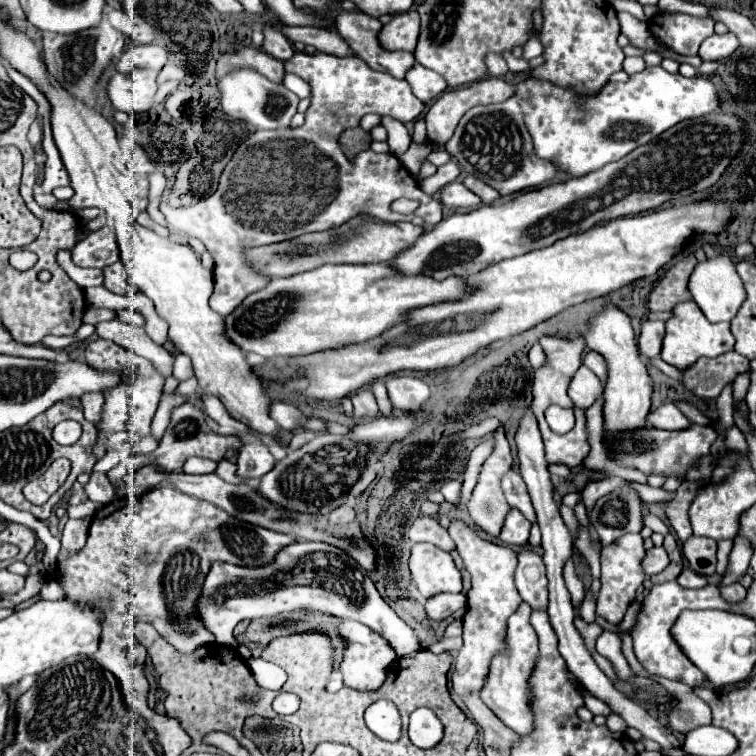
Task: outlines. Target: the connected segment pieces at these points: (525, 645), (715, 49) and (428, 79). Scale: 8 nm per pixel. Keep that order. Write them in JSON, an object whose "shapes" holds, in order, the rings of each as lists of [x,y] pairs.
{"shapes":[[[[521,604],[519,610],[509,618],[509,632],[507,632],[509,652],[493,658],[487,684],[481,690],[481,700],[495,712],[495,716],[505,726],[509,726],[521,736],[529,736],[529,732],[533,732],[533,706],[531,706],[529,676],[533,668],[537,666],[537,656],[539,656],[539,640],[537,640],[537,634],[533,632],[533,626],[529,624],[529,616],[531,616],[529,604]]],[[[731,32],[723,34],[723,36],[721,34],[713,34],[701,44],[697,54],[699,54],[699,58],[703,62],[715,62],[715,60],[723,60],[723,58],[731,56],[737,48],[739,48],[739,40]]],[[[415,64],[415,66],[409,70],[409,74],[407,74],[405,80],[409,82],[413,94],[415,94],[423,104],[427,104],[427,102],[439,98],[439,96],[445,92],[445,88],[447,88],[447,84],[445,84],[445,80],[443,80],[441,74],[429,70],[429,68],[423,68],[421,64]]]]}

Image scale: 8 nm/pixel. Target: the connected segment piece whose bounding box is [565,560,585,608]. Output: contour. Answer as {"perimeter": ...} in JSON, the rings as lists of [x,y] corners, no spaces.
{"perimeter":[[[569,560],[565,564],[565,582],[567,582],[567,588],[571,592],[571,600],[573,600],[573,606],[579,608],[583,598],[585,598],[585,586],[583,582],[579,580],[577,572],[575,572],[575,566],[573,566],[573,560]]]}

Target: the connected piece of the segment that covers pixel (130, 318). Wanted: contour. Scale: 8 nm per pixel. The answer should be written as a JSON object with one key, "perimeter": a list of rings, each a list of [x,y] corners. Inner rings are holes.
{"perimeter":[[[120,310],[116,312],[117,319],[122,322],[127,322],[127,324],[133,324],[134,326],[143,326],[145,320],[139,312],[133,312],[130,310]]]}

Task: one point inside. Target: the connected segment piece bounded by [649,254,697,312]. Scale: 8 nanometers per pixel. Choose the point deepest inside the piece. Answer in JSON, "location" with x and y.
{"location":[672,290]}

